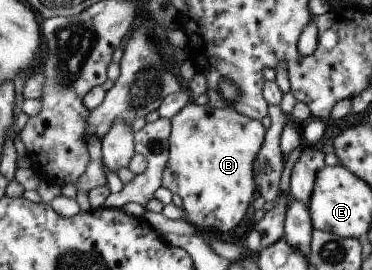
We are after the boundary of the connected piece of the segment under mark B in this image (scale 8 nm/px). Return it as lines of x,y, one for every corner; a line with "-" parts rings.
230,80
219,81
217,91
228,104
225,107
210,107
187,103
177,114
170,118
170,135
168,138
168,157
160,178
160,186
177,194
182,200
184,218
197,230
214,230
229,232
245,216
249,204
256,197
252,166
254,156
264,141
265,131
260,121
256,121
232,108
232,102
238,95
237,87

